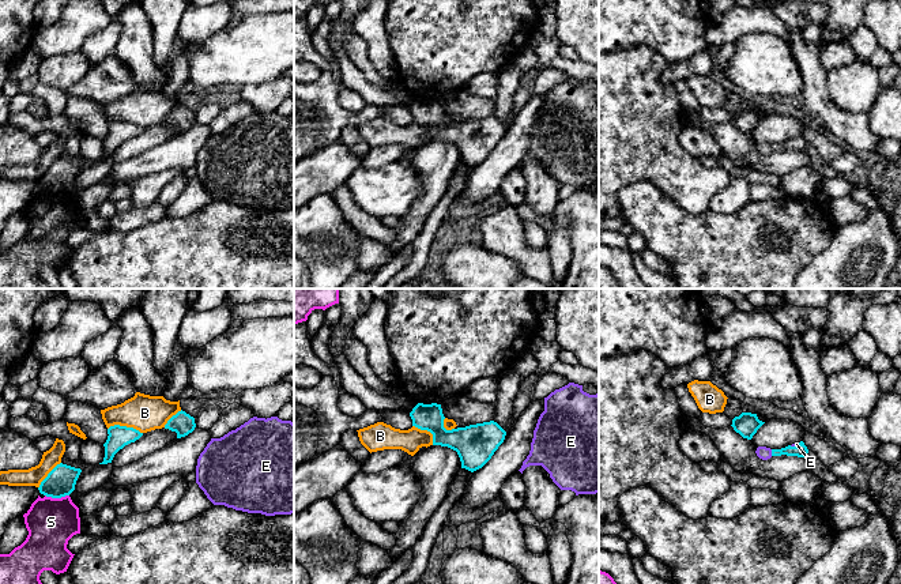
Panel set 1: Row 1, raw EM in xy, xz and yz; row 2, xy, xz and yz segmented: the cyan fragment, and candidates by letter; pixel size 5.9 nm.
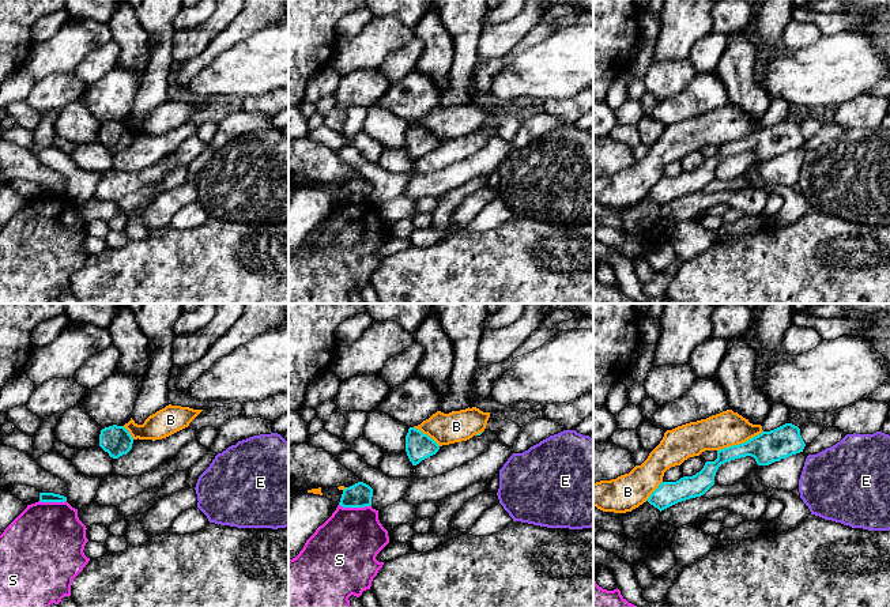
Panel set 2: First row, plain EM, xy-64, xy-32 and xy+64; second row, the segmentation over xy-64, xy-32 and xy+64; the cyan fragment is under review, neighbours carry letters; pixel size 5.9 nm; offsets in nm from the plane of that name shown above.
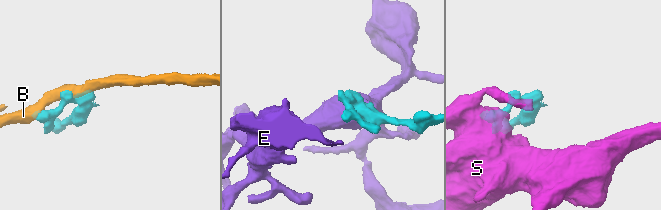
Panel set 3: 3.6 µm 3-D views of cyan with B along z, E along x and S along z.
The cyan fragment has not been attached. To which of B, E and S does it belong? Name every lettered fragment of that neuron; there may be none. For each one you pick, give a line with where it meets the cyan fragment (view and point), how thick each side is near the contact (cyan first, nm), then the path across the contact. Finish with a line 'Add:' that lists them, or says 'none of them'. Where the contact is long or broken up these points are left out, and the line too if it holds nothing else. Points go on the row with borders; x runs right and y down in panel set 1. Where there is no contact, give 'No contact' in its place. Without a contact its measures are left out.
E: Touches cyan at yz (772, 452). Thickness 70 nm (cyan) against 80 nm. Path across: yz (800, 451), (772, 452), (762, 452)
Add: E

